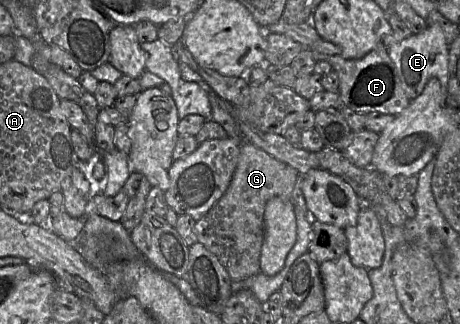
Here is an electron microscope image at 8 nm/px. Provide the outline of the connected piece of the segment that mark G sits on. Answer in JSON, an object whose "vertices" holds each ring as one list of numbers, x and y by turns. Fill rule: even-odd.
{"vertices":[[242,142,239,151,236,169,226,192,195,222,198,242,218,258,232,281,242,281,261,272,266,204,273,197,291,199,301,177,297,170,250,143]]}

